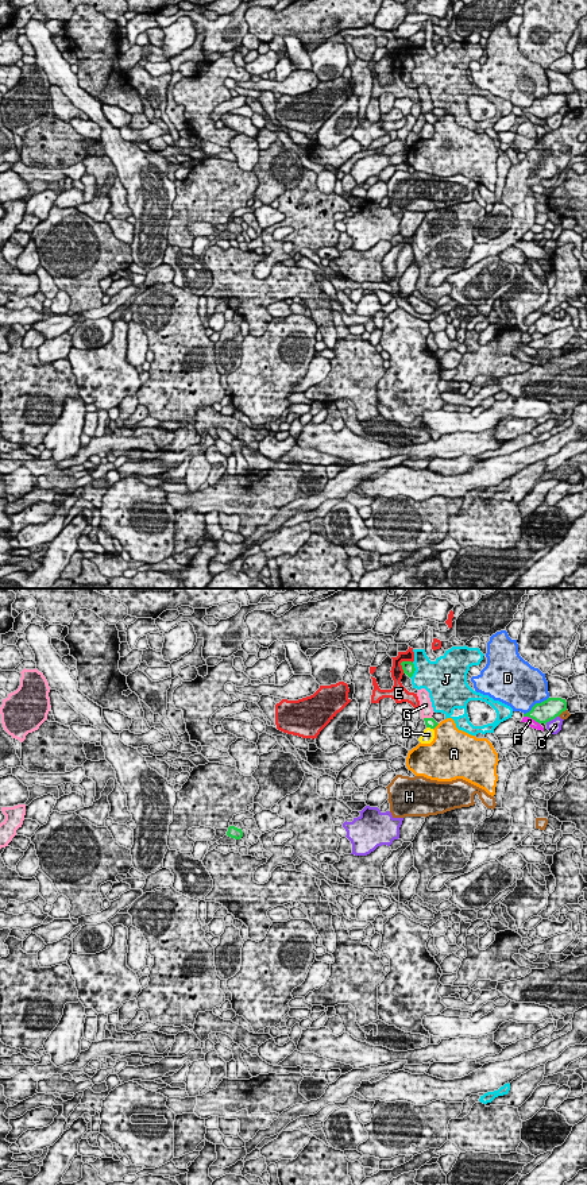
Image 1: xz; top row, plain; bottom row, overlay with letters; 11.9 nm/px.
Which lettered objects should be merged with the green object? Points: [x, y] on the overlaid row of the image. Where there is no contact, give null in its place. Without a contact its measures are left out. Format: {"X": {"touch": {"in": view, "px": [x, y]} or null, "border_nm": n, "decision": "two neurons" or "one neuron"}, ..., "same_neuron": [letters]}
{"A": {"touch": {"in": "xz", "px": [436, 725]}, "border_nm": 110, "decision": "two neurons"}, "B": {"touch": {"in": "xz", "px": [429, 726]}, "border_nm": 90, "decision": "two neurons"}, "C": {"touch": {"in": "xz", "px": [551, 720]}, "border_nm": 190, "decision": "two neurons"}, "D": {"touch": {"in": "xz", "px": [536, 703]}, "border_nm": 380, "decision": "two neurons"}, "E": {"touch": {"in": "xz", "px": [401, 663]}, "border_nm": 190, "decision": "two neurons"}, "F": {"touch": {"in": "xz", "px": [532, 718]}, "border_nm": 220, "decision": "two neurons"}, "G": {"touch": {"in": "xz", "px": [427, 718]}, "border_nm": 110, "decision": "two neurons"}, "H": {"touch": {"in": "xz", "px": [562, 711]}, "border_nm": 140, "decision": "two neurons"}, "J": {"touch": {"in": "xz", "px": [414, 670]}, "border_nm": 190, "decision": "two neurons"}, "same_neuron": []}

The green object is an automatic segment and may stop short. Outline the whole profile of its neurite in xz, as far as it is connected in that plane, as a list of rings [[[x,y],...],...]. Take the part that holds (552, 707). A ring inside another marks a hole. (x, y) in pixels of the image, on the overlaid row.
[[[548,698],[541,703],[536,703],[524,717],[529,717],[538,723],[548,723],[567,710],[567,702],[561,698]]]

